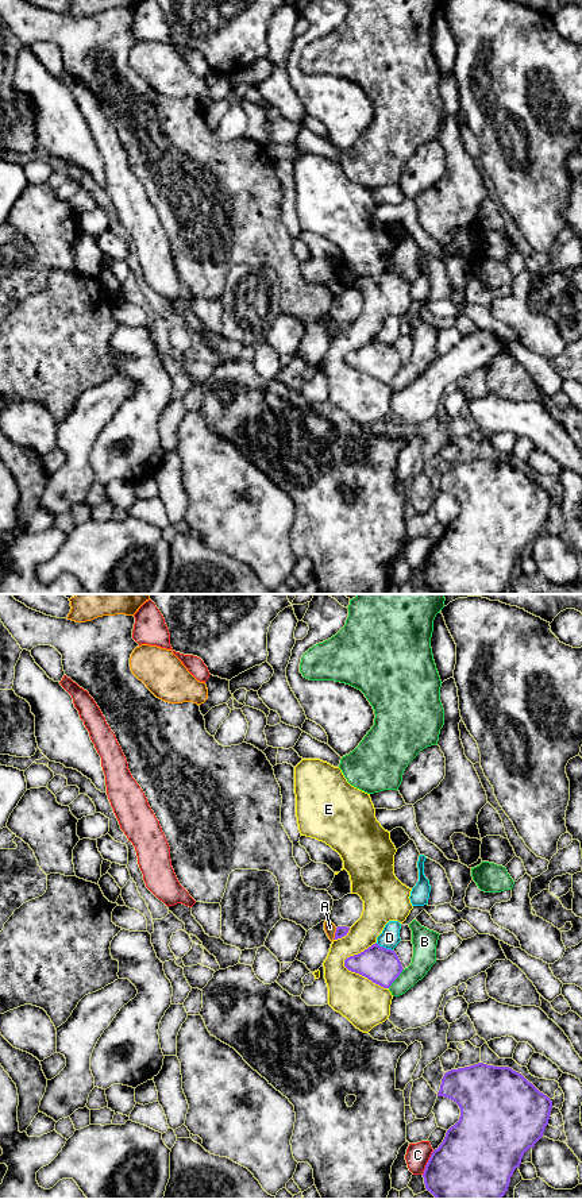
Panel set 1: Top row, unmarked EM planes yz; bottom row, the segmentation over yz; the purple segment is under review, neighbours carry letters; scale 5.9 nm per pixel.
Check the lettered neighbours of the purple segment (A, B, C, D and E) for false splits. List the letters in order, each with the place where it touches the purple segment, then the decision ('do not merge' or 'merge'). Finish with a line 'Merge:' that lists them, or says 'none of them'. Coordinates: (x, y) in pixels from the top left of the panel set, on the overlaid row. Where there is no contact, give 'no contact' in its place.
A: contact yz (335, 933); do not merge
B: contact yz (397, 976); do not merge
C: contact yz (427, 1163); do not merge
D: contact yz (382, 947); do not merge
E: contact yz (363, 975); do not merge
Merge: none of them

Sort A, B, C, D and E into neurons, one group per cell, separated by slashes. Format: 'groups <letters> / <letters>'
groups A B / C / D / E

